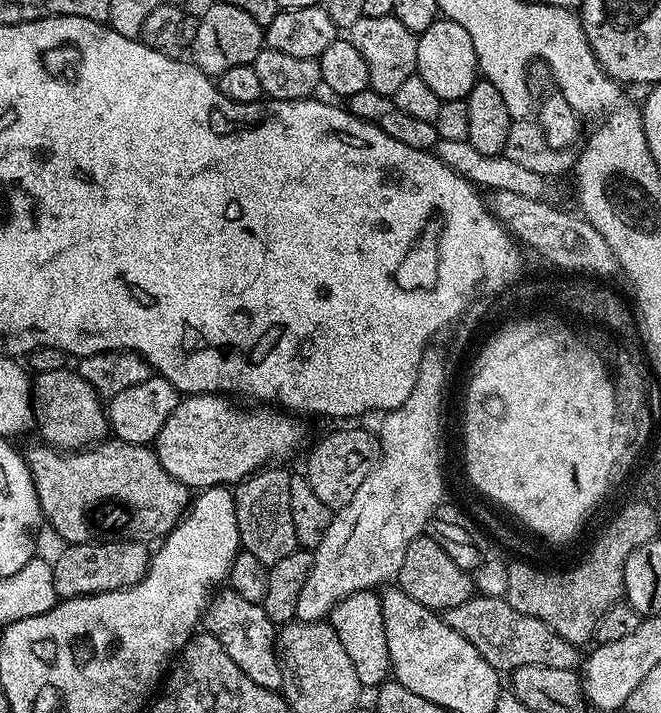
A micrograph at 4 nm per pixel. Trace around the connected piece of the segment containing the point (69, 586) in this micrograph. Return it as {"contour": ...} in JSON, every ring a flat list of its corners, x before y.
{"contour":[[119,538,120,540,96,540,93,544,81,542,61,547,60,557,51,561,54,578,54,590,57,597,88,596,92,592,109,592,119,588,128,588,136,584,144,576,150,559,150,548,147,543,139,540]]}

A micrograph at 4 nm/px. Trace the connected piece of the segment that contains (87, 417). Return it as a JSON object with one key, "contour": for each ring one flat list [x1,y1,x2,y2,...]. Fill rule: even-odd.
{"contour":[[65,366,58,370,35,373,32,380,32,415,35,431,40,431,39,439,53,448,61,450,79,450,100,443,109,435,108,413,105,401,71,367]]}

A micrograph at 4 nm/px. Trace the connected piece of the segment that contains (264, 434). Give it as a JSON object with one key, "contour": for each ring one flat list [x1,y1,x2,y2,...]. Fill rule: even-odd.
{"contour":[[224,394,185,395,156,435,154,451,162,470,190,490,235,486,269,462,280,462,300,444,304,428,293,413,272,406,239,408]]}

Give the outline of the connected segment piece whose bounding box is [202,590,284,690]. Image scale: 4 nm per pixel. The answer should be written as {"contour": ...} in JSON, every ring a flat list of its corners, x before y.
{"contour":[[220,590,213,595,208,607,204,609,202,624,209,634,222,642,222,650,226,650,230,658,234,658,238,670,242,670,246,678,254,678,258,686,273,690,283,689,282,666,276,652,278,628,266,614,263,604,246,602,242,594,231,590]]}

